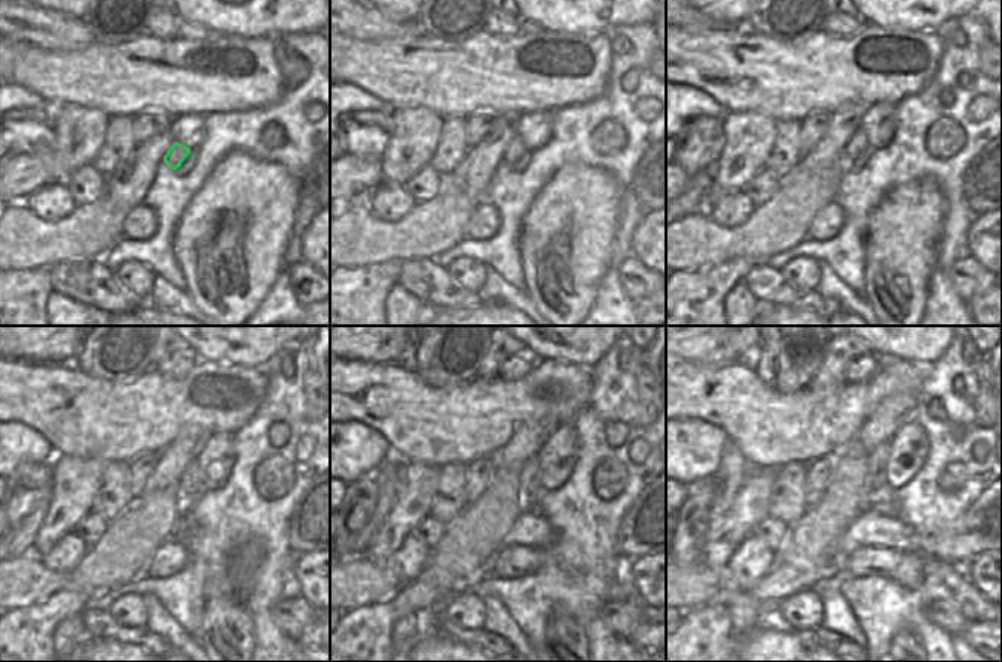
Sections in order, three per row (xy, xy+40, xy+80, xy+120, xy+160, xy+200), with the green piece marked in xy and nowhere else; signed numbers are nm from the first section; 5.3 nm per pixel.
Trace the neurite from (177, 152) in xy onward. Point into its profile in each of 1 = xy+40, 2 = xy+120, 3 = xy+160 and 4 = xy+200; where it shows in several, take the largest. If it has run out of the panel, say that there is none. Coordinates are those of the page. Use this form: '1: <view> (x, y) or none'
1: xy+40 (515, 150)
2: xy+120 (191, 485)
3: xy+160 (531, 488)
4: xy+200 (876, 476)

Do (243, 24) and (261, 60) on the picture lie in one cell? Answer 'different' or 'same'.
different

